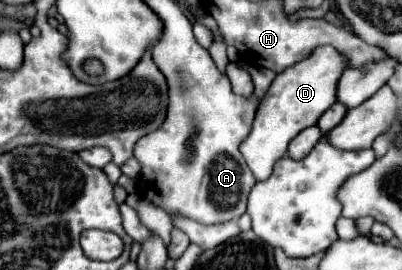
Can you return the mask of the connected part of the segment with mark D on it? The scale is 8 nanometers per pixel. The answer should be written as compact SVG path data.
M320 47L312 51L308 59L276 75L264 103L256 111L248 137L240 145L240 151L258 181L268 179L274 163L284 157L288 143L306 127L316 125L320 115L336 103L336 79L340 79L340 71L344 71L344 67L346 59L334 47Z

